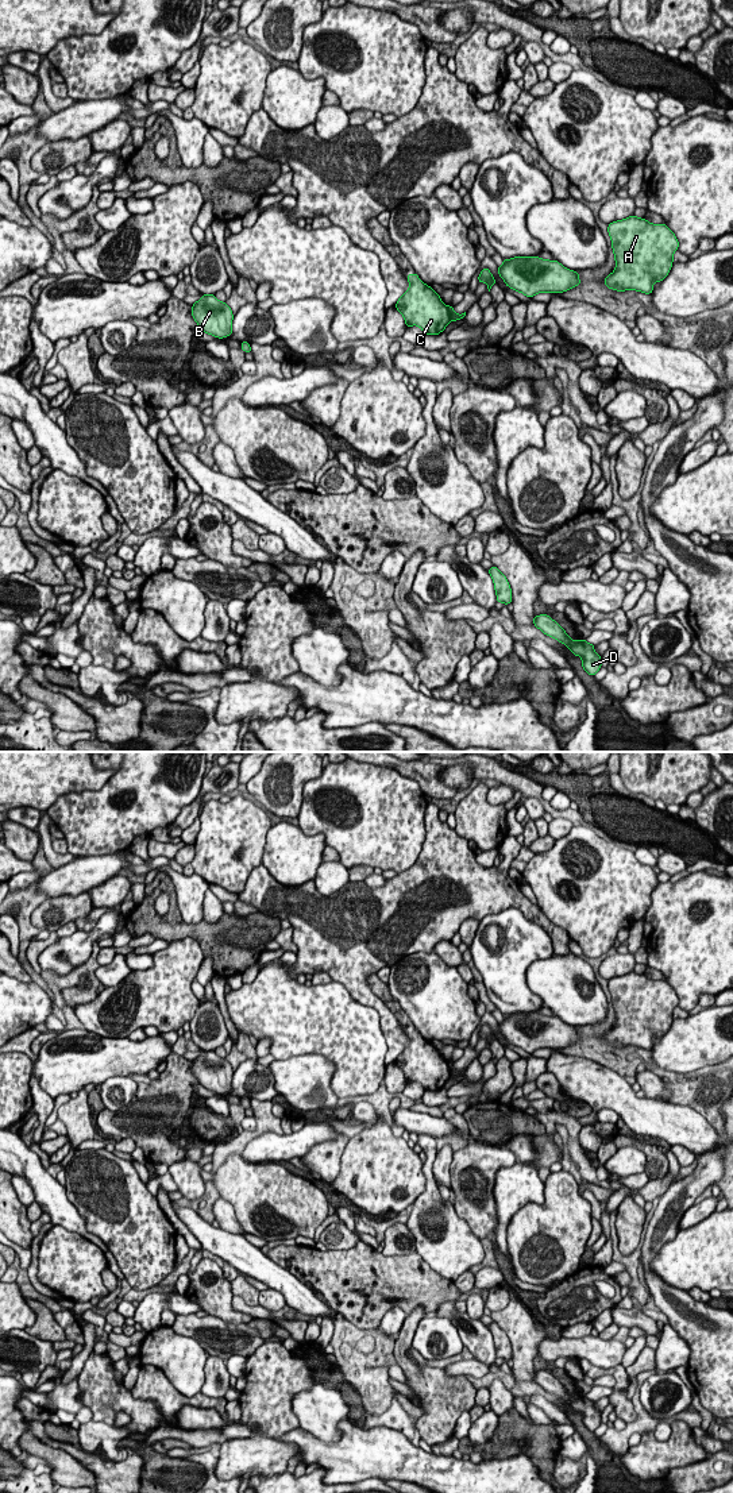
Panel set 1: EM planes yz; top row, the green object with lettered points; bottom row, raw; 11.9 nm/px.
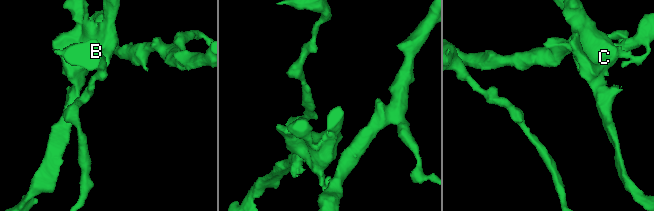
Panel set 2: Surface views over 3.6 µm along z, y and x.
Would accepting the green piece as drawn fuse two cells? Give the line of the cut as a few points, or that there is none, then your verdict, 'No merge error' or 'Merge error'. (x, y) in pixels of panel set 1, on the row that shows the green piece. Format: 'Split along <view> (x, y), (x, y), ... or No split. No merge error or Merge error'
Split along yz (447, 307), (451, 320). Merge error

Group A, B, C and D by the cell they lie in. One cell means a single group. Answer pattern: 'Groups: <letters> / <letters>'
Groups: A B D / C

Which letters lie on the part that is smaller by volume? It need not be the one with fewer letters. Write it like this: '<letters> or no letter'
C

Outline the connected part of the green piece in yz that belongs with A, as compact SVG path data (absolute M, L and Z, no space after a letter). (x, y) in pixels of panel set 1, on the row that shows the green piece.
M633 215L610 223L607 232L612 239L616 269L606 275L605 285L617 292L629 289L651 294L653 282L661 282L672 267L674 252L679 248L675 234L666 224L652 224Z

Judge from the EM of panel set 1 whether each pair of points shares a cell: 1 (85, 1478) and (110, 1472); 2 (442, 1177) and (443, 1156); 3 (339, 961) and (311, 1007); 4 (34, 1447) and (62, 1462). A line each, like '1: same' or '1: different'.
1: different
2: same
3: different
4: same

